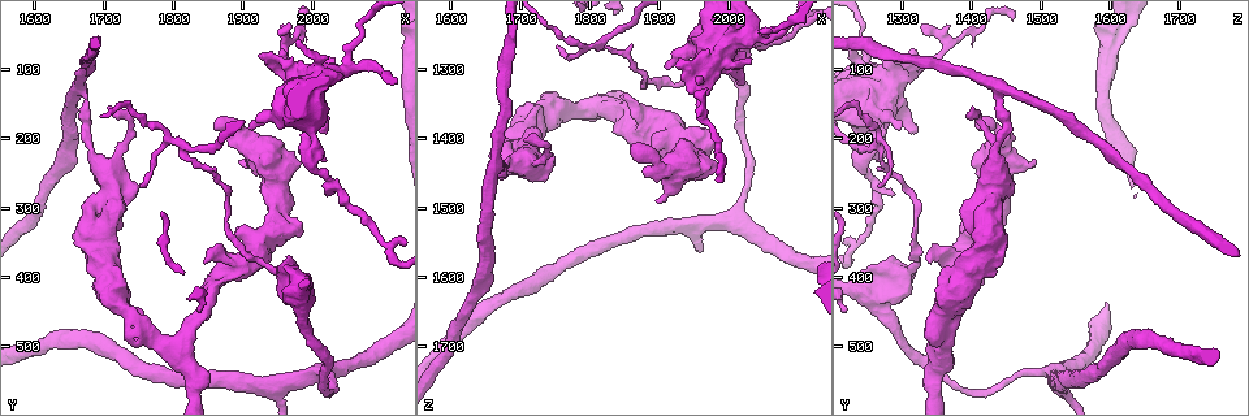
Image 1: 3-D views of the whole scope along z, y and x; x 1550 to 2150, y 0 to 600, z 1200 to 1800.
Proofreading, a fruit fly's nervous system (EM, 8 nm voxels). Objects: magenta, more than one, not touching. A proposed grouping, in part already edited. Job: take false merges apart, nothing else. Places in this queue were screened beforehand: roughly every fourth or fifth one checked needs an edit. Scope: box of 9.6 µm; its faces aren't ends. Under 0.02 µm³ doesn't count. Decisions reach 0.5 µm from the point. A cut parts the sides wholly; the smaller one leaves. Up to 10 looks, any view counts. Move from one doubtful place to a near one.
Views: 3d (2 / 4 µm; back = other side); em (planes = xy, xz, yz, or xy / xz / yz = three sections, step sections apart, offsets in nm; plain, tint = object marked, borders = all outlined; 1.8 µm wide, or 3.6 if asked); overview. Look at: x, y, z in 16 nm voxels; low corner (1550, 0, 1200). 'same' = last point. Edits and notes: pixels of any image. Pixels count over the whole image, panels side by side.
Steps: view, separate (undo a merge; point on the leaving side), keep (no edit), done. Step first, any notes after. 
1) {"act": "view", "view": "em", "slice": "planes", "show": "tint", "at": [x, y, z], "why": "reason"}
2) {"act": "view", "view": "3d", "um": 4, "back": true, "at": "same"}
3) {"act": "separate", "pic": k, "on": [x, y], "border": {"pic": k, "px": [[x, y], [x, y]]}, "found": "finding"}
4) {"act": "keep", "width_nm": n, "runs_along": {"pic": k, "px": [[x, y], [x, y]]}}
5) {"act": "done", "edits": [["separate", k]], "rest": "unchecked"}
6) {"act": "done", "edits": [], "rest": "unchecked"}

{"act": "view", "view": "3d", "um": 4, "at": [1665, 135, 1440], "why": "three arms meet"}

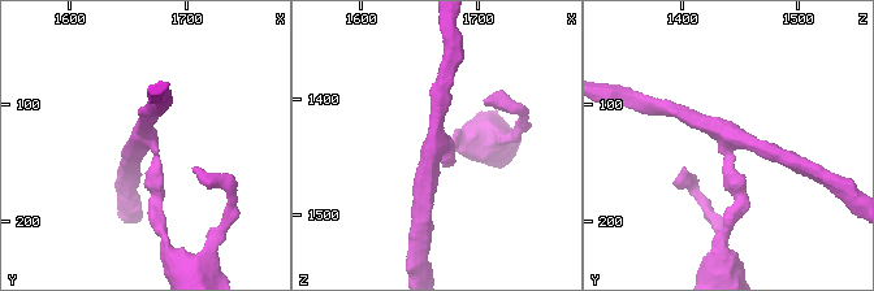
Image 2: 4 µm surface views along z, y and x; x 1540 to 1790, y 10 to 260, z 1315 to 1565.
{"act": "view", "view": "em", "slice": "xy", "step": 4, "show": "tint", "at": [1670, 134, 1440], "arms": 3, "arm_widths_nm": [220, 220, 240], "why": "shape alone is not enough"}

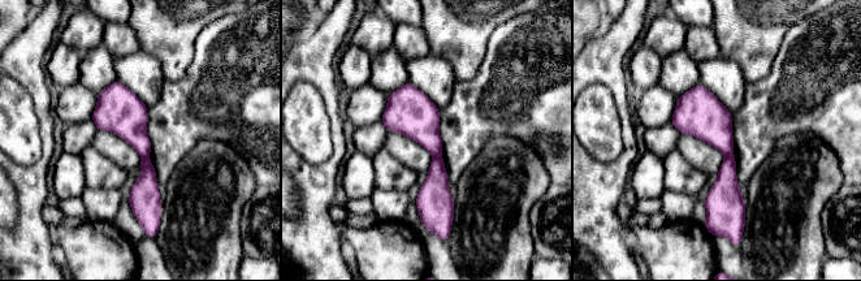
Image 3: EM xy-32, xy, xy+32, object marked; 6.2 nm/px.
{"act": "view", "view": "em", "slice": "planes", "show": "borders", "at": "same", "why": "cut it another way"}

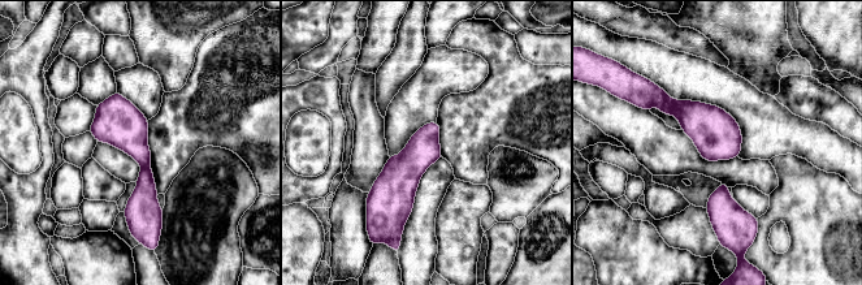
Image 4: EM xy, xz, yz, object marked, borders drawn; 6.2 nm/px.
{"act": "separate", "pic": 4, "on": [128, 132], "width_nm": 200, "border": {"pic": 4, "px": [[148, 165], [142, 168]]}, "found": "two neurons meet here"}

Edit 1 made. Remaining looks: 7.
{"act": "view", "view": "em", "slice": "planes", "show": "tint", "at": [1705, 295, 1425], "why": "sharp bend"}

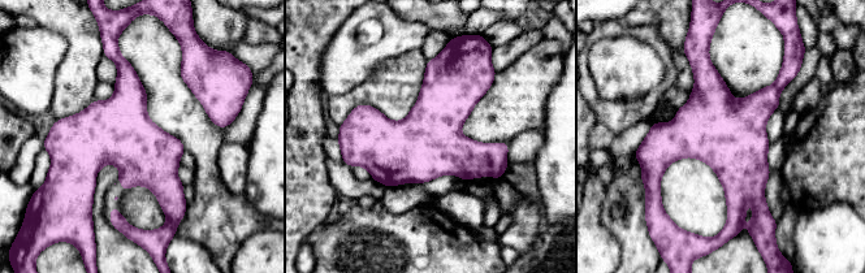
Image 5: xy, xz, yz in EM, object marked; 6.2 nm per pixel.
{"act": "keep", "found": "all the same neuron"}

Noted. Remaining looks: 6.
{"act": "view", "view": "em", "slice": "planes", "show": "tint", "at": [1975, 325, 1400], "why": "abrupt turn"}

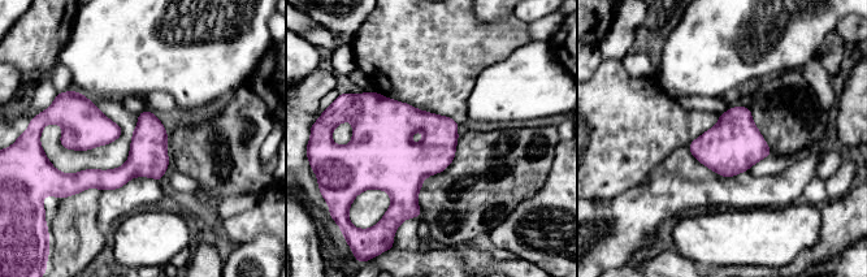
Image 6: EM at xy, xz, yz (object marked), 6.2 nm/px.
{"act": "keep", "found": "all the same neuron"}

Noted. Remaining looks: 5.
{"act": "view", "view": "em", "um": 3.6, "slice": "xz", "step": 4, "show": "tint", "at": [1985, 135, 1260], "why": "thick turns thin"}

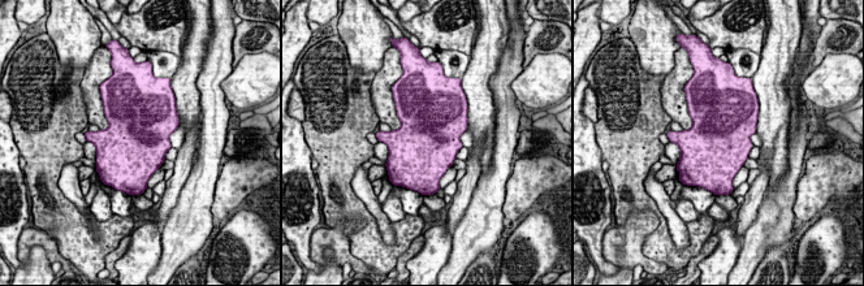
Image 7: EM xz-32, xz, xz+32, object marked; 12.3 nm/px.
{"act": "view", "view": "em", "um": 3.6, "slice": "planes", "show": "borders", "at": "same", "why": "another direction"}

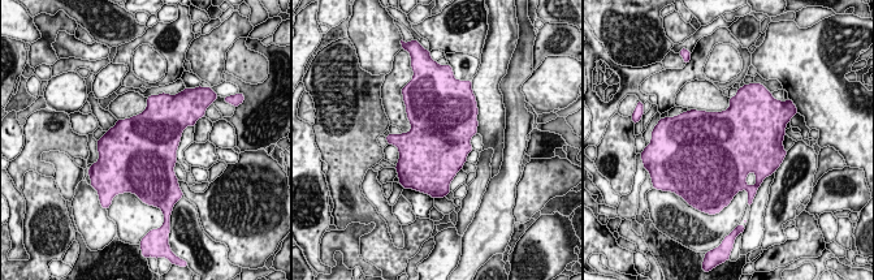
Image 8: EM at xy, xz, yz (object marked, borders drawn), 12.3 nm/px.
{"act": "keep", "found": "all the same neuron"}

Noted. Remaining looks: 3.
{"act": "done", "edits": [["separate", 4]], "rest": "unchecked"}

